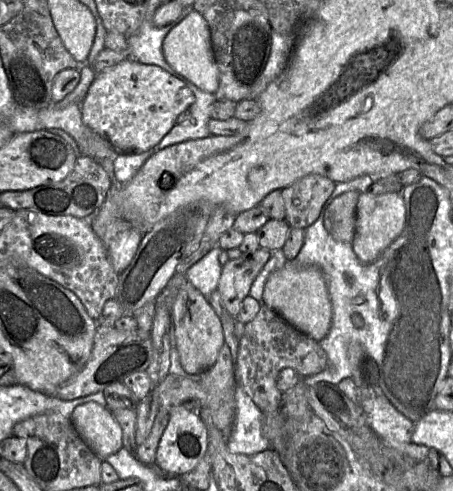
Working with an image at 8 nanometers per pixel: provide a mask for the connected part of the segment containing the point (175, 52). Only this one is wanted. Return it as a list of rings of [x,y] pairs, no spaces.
[[[192,11],[168,32],[162,44],[162,52],[165,61],[176,73],[205,92],[216,92],[219,71],[214,60],[210,30],[200,13]]]

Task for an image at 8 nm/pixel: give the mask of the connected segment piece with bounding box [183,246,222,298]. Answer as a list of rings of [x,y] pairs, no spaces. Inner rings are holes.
[[[214,247],[183,273],[186,280],[207,298],[211,298],[217,289],[222,270],[218,259],[220,253],[221,248]]]

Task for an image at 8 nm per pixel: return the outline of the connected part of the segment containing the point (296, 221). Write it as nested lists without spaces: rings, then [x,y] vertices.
[[[310,174],[282,189],[285,221],[292,228],[313,224],[336,183],[318,174]]]

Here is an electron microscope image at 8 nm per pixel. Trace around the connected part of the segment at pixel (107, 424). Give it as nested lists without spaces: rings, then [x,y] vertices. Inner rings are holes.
[[[87,402],[75,407],[69,419],[79,436],[102,461],[123,447],[121,426],[106,406]]]

